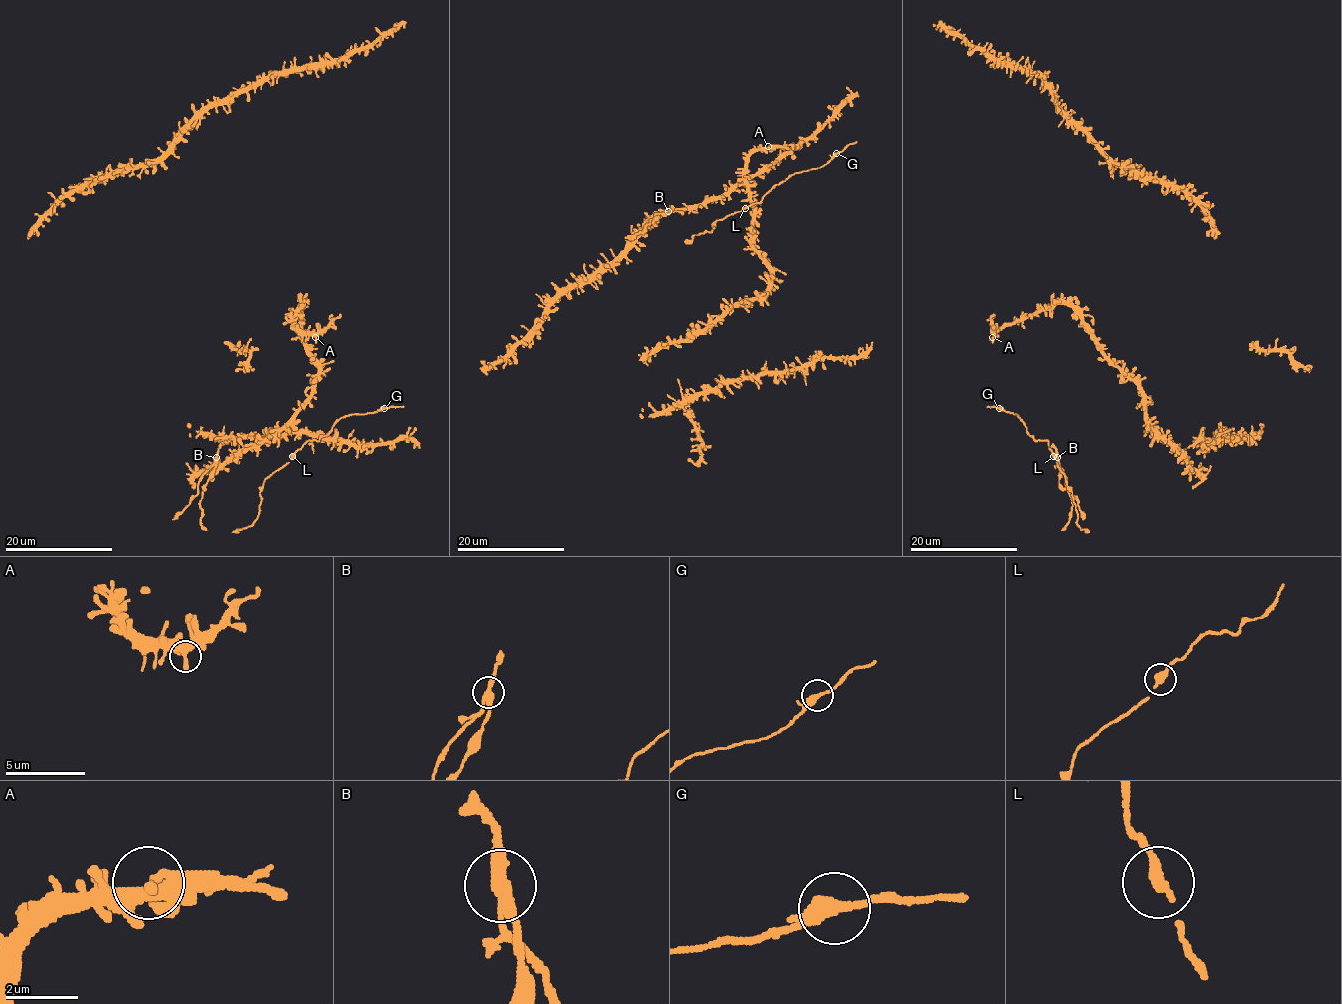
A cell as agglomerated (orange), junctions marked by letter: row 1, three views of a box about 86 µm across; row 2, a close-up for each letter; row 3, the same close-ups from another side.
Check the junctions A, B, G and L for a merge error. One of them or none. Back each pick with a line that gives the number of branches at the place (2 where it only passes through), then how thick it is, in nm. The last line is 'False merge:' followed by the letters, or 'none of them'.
B: 3 | 280 nm
False merge: B

